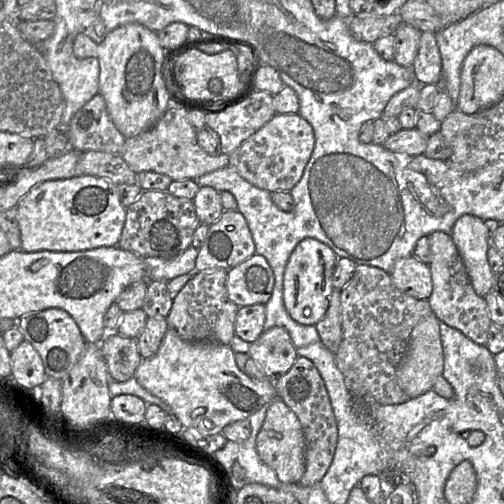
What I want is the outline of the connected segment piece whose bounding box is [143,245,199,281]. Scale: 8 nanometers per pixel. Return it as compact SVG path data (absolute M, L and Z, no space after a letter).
M191 245L181 255L171 259L158 257L143 258L147 280L169 281L177 276L193 271L196 266L198 250Z

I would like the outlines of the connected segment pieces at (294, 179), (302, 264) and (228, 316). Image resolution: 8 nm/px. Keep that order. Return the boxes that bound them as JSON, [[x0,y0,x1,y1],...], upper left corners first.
[[229,113,315,193],[284,238,338,325],[166,269,239,346]]

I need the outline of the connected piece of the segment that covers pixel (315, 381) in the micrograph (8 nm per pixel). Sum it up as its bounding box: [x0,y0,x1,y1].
[275,356,338,487]

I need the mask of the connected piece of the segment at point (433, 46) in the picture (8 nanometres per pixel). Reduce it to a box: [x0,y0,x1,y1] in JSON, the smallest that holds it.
[412,32,442,87]

